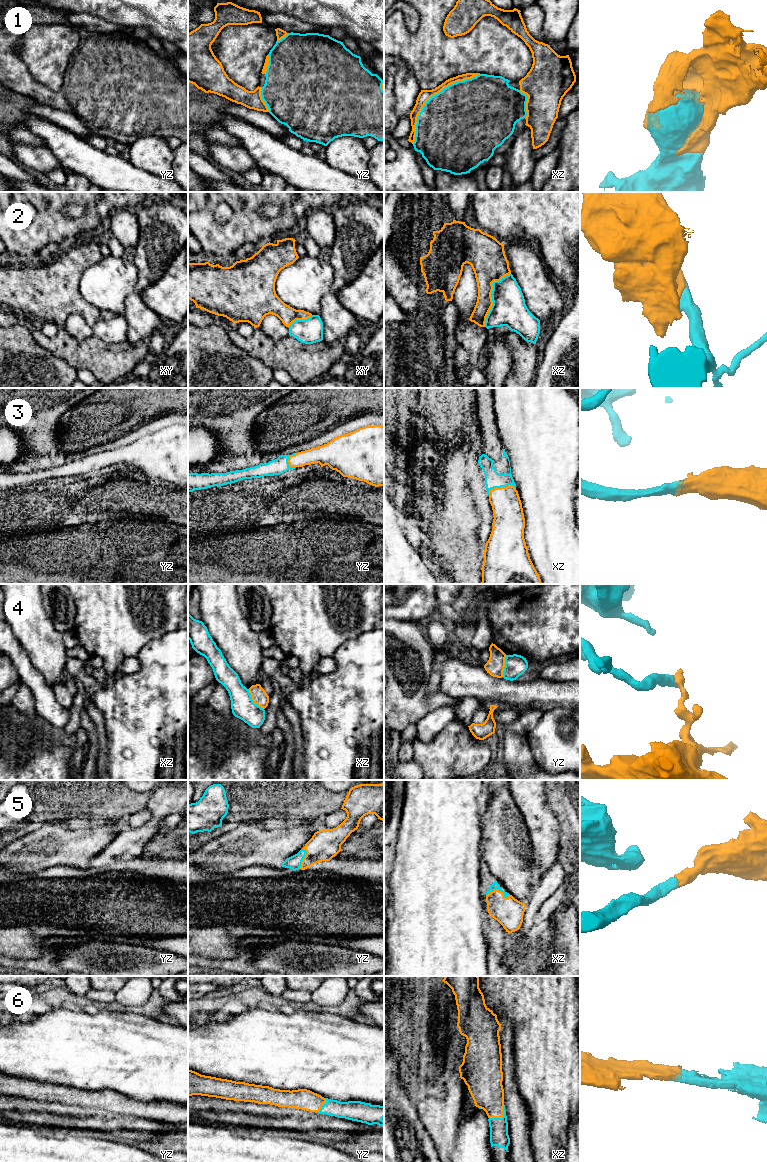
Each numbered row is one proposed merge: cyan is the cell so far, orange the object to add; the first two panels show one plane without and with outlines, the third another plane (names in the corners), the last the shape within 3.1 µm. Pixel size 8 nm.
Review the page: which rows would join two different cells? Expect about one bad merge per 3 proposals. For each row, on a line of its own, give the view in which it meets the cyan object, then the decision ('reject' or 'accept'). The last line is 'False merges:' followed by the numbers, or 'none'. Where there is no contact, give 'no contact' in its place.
1: xz | accept
2: xz | reject
3: xz | accept
4: xz | reject
5: xz | accept
6: xz | accept
False merges: 2, 4

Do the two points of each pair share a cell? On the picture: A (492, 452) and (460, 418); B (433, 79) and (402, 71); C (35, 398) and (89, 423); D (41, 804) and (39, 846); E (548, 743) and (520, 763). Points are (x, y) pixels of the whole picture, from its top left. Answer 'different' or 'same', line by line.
A: different
B: different
C: different
D: different
E: different

